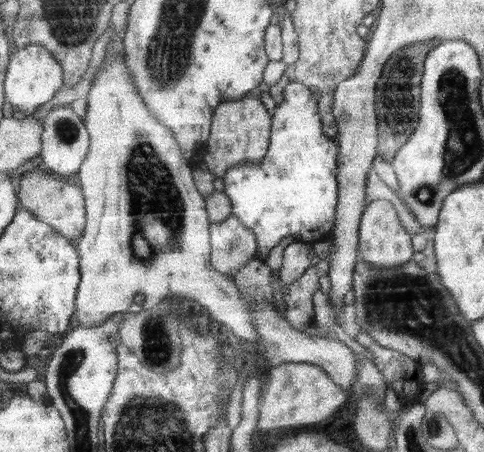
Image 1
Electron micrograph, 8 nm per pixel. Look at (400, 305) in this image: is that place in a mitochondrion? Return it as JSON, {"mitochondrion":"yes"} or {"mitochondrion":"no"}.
{"mitochondrion":"yes"}

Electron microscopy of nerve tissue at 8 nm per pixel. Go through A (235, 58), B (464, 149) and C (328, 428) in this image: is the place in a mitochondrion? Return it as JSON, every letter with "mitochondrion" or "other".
{"A":"other","B":"mitochondrion","C":"other"}

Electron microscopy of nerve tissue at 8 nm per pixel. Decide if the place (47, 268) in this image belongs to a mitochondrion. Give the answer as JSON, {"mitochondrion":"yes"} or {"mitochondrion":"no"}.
{"mitochondrion":"no"}

